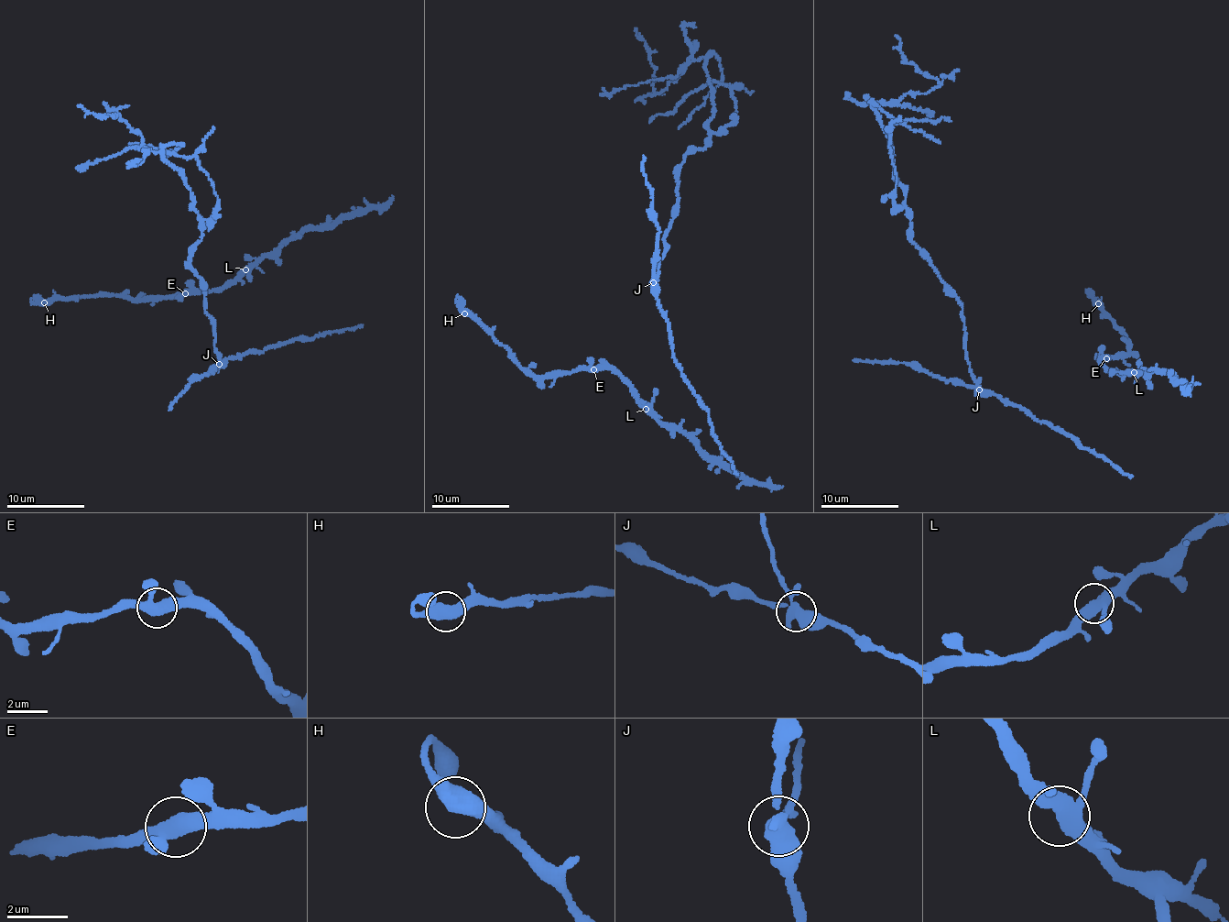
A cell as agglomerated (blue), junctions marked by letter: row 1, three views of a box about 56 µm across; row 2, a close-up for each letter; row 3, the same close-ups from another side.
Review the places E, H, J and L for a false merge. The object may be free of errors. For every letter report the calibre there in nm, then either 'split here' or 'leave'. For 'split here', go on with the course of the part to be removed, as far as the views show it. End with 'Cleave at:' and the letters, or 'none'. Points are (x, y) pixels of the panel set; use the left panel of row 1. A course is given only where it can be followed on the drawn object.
E: 420 nm | leave
H: 460 nm | leave
J: 440 nm | split here | (219, 364), (213, 318), (189, 257), (201, 221), (184, 171), (145, 148), (117, 115), (103, 118), (77, 105)
L: 440 nm | leave
Cleave at: J

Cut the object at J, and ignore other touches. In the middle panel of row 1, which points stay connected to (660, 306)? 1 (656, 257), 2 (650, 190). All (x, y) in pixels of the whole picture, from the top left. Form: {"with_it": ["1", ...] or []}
{"with_it": ["1", "2"]}

